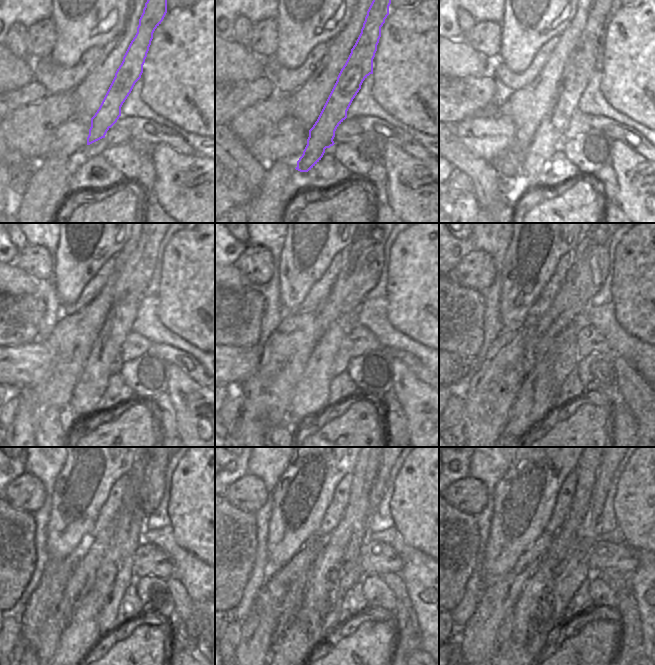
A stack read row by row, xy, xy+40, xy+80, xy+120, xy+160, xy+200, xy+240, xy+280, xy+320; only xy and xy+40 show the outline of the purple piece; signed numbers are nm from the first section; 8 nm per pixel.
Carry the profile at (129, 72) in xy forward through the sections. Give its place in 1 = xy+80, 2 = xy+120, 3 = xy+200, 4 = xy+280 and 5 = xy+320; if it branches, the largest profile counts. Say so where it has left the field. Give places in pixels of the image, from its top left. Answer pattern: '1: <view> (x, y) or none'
1: xy+80 (548, 136)
2: xy+120 (97, 368)
3: xy+200 (520, 425)
4: xy+280 (290, 650)
5: xy+320 (518, 650)

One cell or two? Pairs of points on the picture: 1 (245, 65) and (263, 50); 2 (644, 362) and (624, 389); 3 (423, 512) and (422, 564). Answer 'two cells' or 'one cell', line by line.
1: two cells
2: two cells
3: two cells

